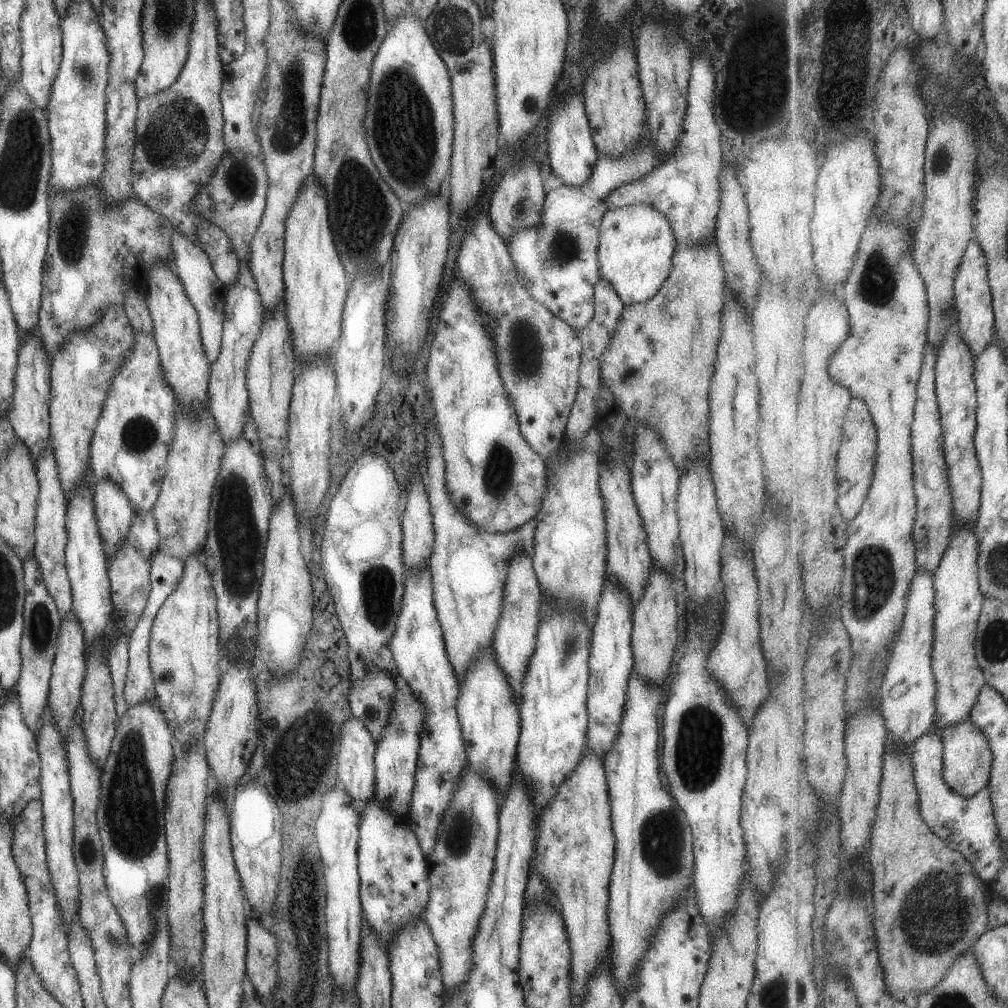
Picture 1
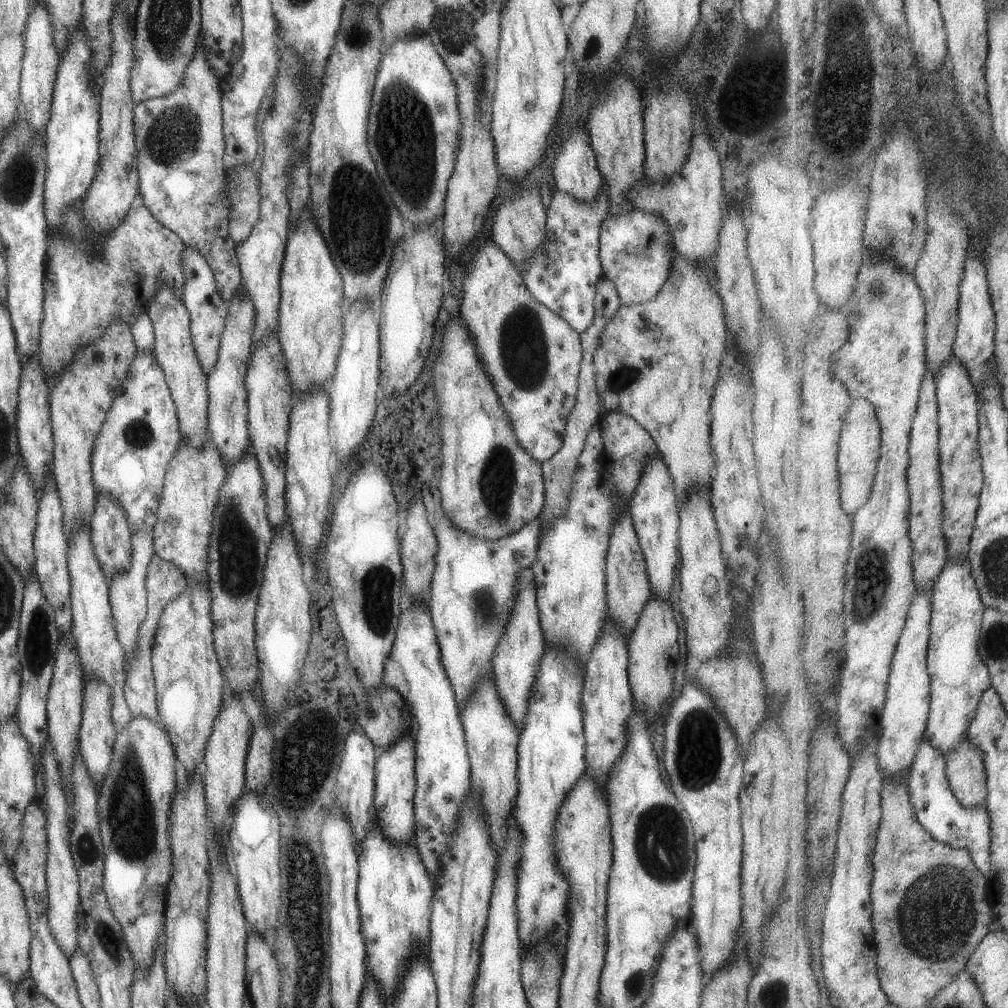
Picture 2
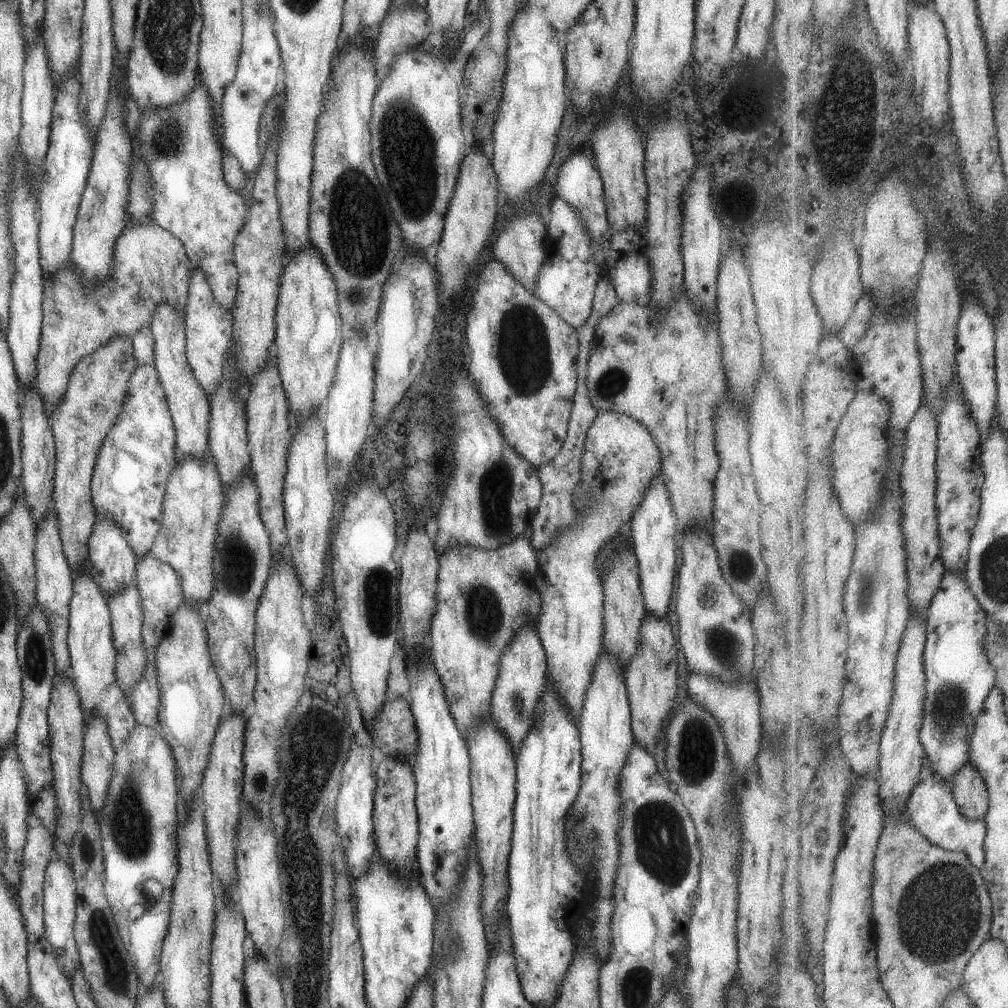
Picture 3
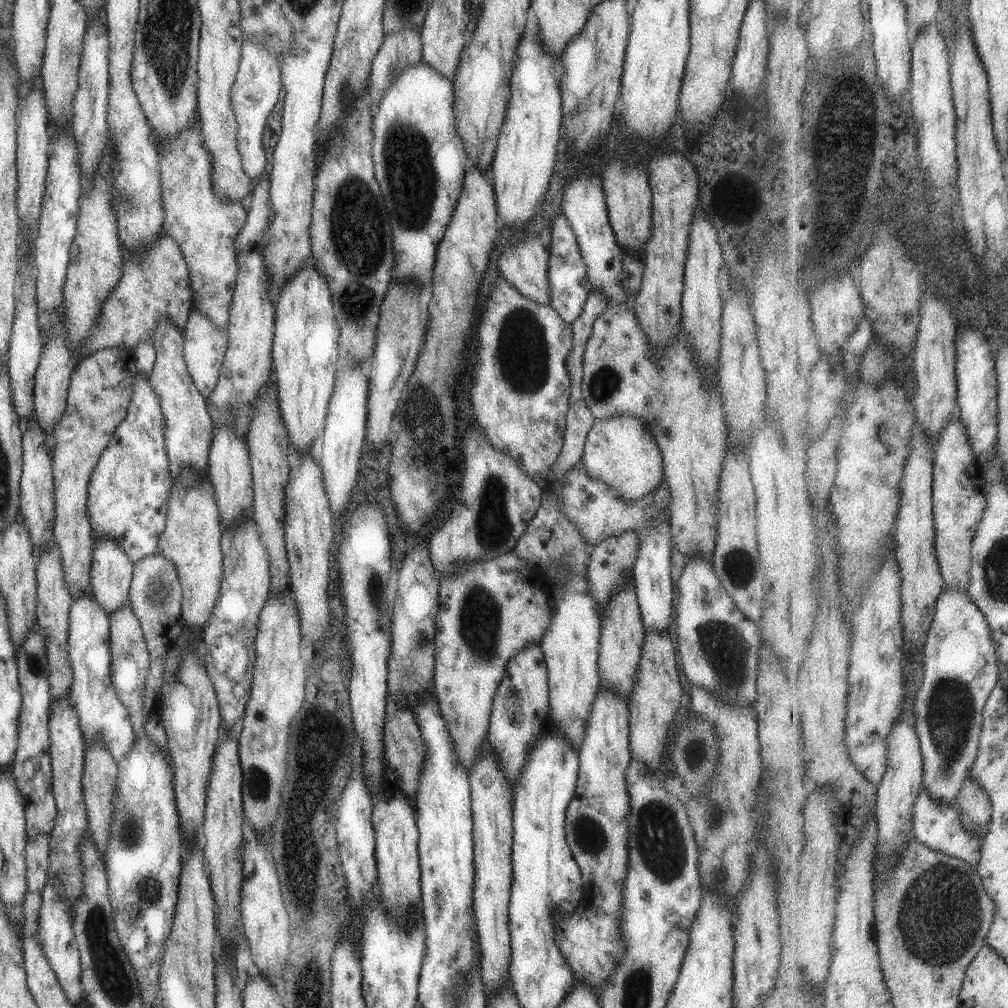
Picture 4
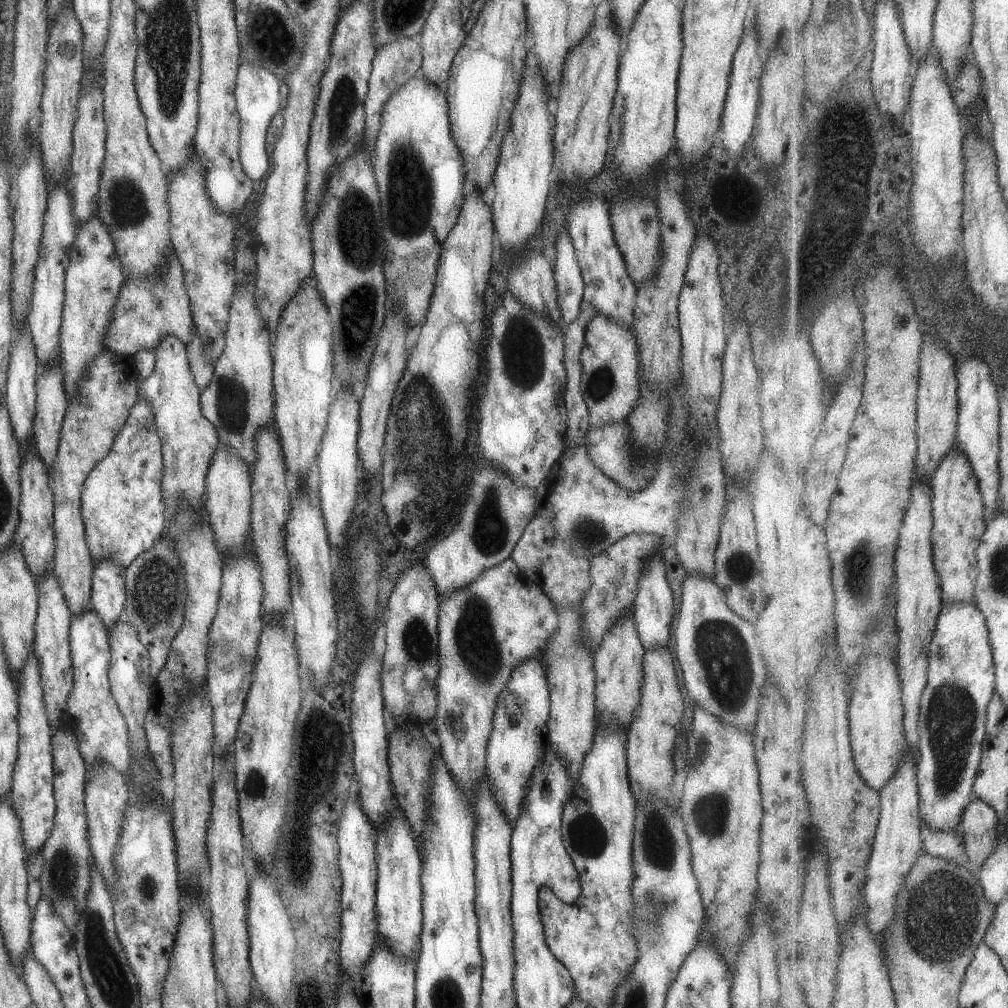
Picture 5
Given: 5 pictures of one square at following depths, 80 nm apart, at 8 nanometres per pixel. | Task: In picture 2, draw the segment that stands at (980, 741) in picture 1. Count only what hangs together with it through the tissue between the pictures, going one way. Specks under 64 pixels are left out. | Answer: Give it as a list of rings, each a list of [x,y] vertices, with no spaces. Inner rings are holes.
[[[967,738],[946,761],[947,778],[953,794],[968,809],[988,804],[988,776],[982,752]]]

